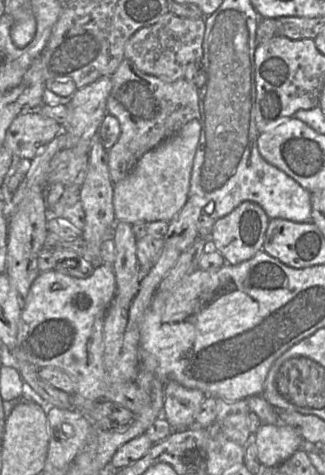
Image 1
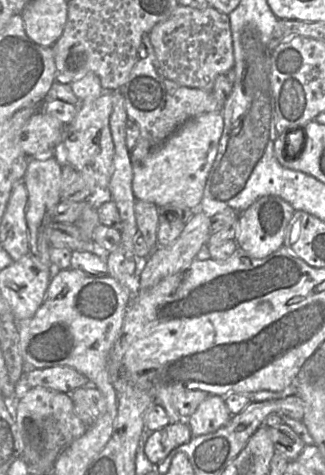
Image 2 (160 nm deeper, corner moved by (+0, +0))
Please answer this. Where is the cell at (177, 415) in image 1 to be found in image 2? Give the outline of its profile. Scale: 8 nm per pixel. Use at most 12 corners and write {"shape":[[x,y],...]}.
{"shape":[[210,394],[185,421],[193,436],[217,431],[232,416]]}

